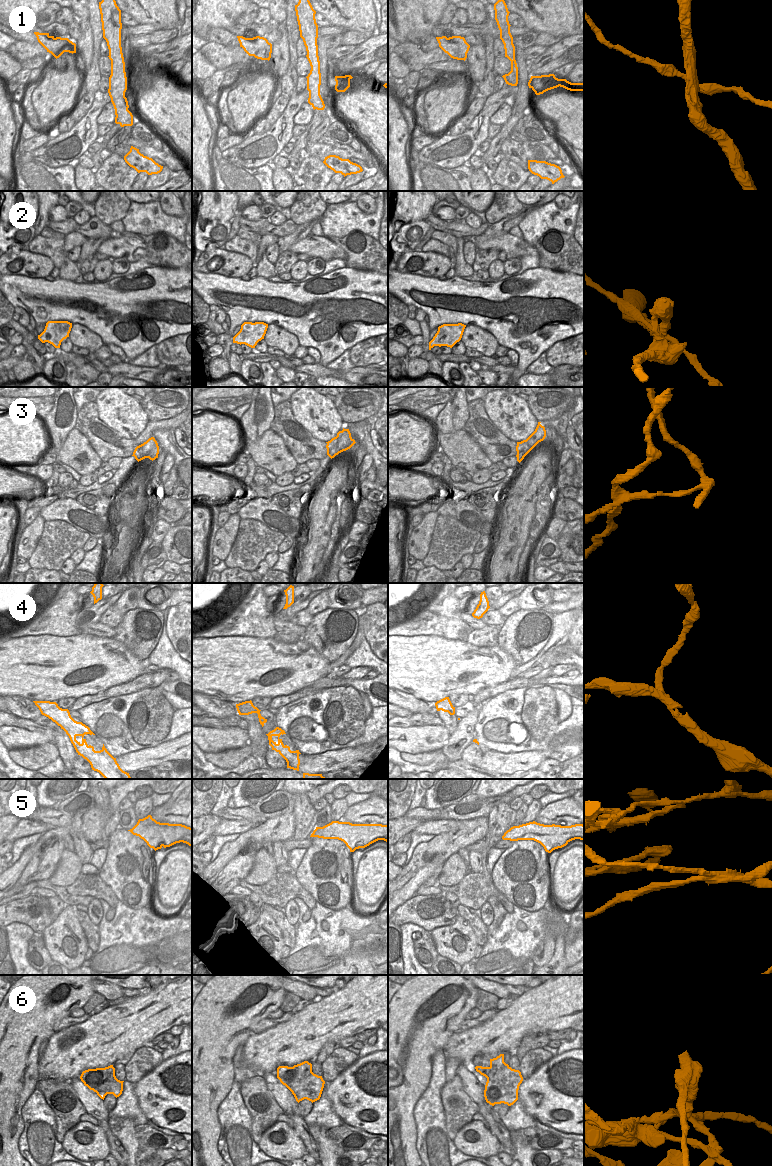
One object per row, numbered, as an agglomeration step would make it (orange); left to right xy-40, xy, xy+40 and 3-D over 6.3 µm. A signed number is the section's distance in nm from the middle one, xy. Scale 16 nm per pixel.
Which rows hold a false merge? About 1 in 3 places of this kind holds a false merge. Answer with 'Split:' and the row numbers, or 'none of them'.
Split: 1, 2, 3, 4, 5, 6.

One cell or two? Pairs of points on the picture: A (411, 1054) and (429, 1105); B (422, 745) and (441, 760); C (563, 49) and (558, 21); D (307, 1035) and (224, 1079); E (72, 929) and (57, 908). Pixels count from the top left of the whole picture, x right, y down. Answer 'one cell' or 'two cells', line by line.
A: two cells
B: two cells
C: two cells
D: two cells
E: two cells

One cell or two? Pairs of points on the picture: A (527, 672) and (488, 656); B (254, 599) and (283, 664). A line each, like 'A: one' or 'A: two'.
A: two
B: two

